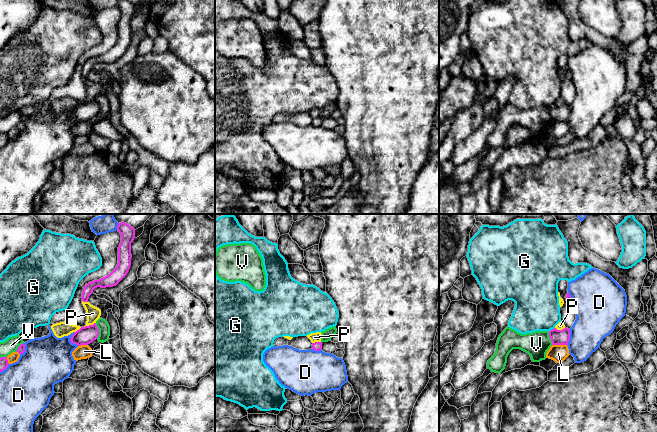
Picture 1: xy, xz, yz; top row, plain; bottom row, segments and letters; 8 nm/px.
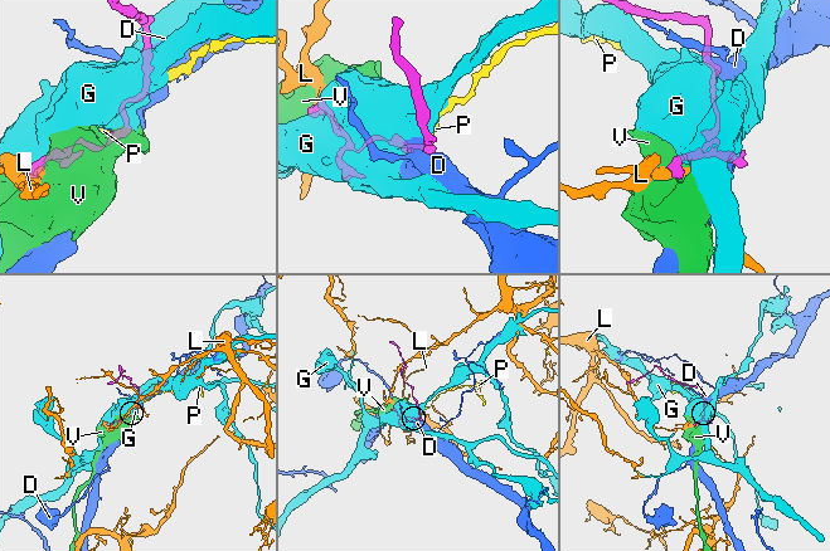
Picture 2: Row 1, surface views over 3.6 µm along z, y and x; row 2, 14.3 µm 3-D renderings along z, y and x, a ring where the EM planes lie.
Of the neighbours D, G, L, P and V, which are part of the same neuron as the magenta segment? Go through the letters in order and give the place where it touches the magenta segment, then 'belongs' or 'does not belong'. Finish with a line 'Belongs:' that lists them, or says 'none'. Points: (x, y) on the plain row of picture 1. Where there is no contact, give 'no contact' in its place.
D: xy (70, 116) | does not belong
G: yz (552, 105) | does not belong
L: yz (559, 120) | does not belong
P: xy (89, 101) | does not belong
V: xy (98, 107) | does not belong
Belongs: none

